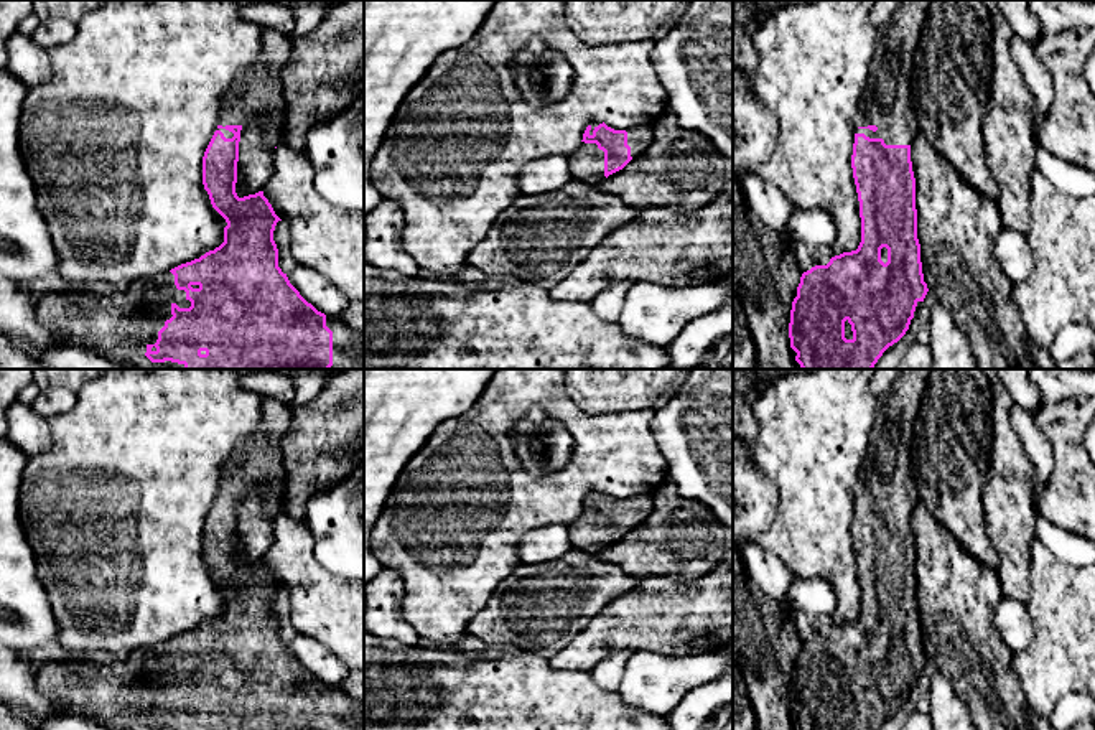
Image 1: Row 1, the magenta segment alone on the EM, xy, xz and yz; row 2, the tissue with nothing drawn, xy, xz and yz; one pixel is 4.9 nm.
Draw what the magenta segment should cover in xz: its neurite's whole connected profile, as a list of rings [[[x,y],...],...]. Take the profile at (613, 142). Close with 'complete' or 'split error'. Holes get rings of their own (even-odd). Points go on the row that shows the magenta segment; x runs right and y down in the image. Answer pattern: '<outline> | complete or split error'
[[[593,122],[578,150],[568,157],[570,173],[573,180],[598,186],[645,152],[652,138],[652,127],[614,130],[604,122]]] | split error

